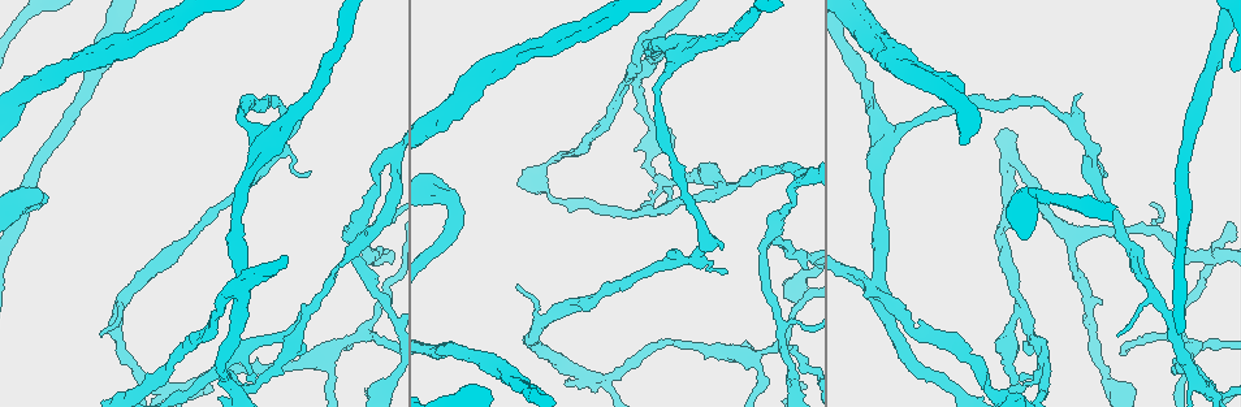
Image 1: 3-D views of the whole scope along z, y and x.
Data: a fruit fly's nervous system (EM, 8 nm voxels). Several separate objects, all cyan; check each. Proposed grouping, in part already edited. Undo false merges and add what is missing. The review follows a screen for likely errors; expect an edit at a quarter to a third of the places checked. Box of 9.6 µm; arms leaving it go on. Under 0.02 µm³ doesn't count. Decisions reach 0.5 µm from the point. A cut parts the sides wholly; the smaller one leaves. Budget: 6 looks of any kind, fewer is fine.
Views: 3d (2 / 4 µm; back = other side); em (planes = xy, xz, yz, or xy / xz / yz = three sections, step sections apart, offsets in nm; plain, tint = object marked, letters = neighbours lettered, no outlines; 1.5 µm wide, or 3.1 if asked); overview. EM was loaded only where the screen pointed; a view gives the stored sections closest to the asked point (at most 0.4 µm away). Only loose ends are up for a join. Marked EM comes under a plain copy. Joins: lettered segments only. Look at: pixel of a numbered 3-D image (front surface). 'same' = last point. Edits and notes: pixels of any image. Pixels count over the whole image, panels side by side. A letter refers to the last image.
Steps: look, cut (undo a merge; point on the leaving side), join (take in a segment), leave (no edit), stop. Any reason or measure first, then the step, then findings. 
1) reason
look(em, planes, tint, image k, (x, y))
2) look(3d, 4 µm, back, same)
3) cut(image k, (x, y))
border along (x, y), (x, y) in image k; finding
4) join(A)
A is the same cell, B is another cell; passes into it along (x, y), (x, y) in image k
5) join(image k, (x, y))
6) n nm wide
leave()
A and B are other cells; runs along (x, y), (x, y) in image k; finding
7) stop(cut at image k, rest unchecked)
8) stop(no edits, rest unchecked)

side arm on a straight run
look(em, planes, tint, image 1, (1046, 372))

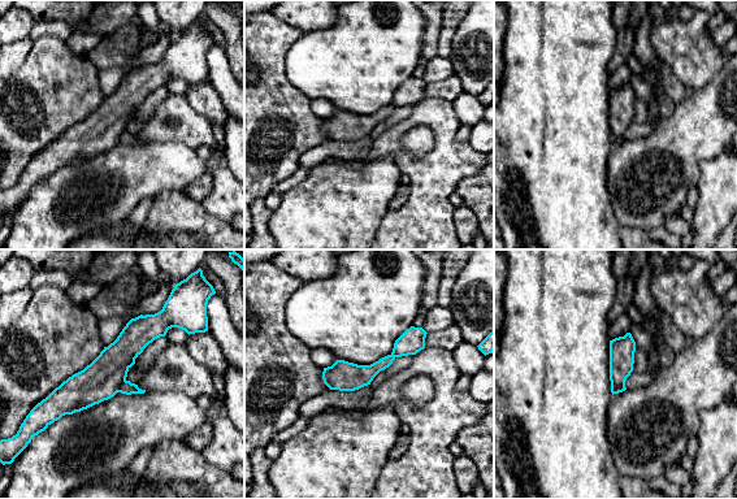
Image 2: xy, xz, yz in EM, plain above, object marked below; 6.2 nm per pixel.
look(em, planes, letters, same)

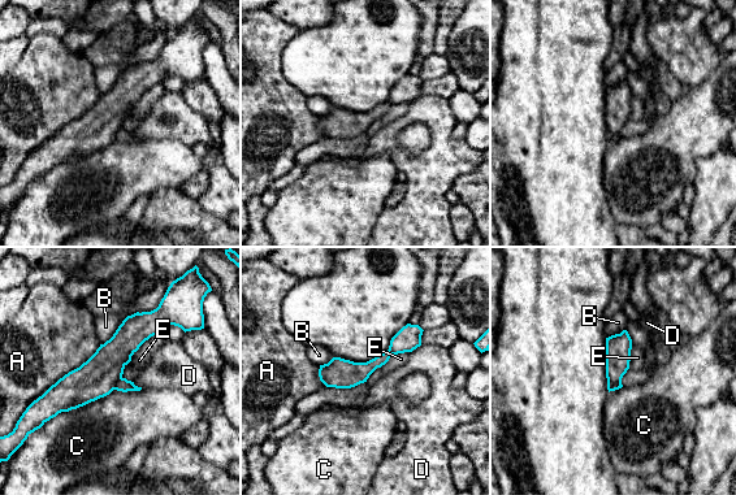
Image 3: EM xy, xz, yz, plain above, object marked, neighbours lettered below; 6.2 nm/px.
160 nm wide; C touches over 750 nm
cut(image 3, (95, 378))
A, B, C, D and E are other cells; a second neuron is stuck on

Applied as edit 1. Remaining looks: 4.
an open end
look(em, planes, letters, image 1, (101, 334))

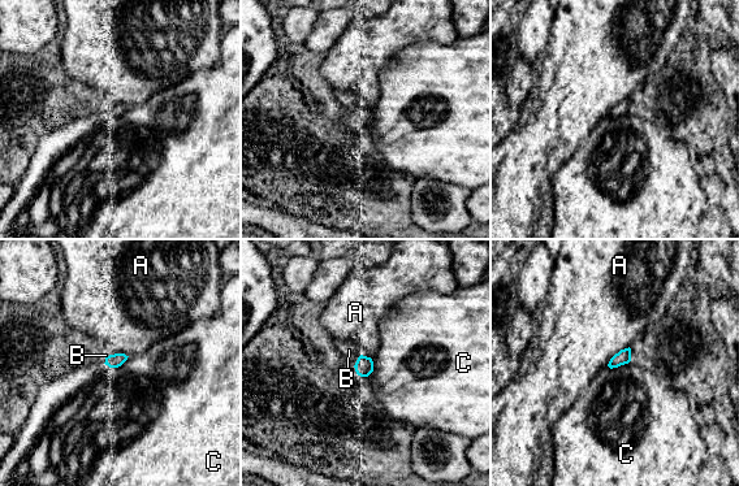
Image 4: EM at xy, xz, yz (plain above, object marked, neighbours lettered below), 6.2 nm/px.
90 nm wide
join(B)
B is the same cell, A and C are other cells; the neuron continues

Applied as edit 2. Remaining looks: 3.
redraw
look(overview)

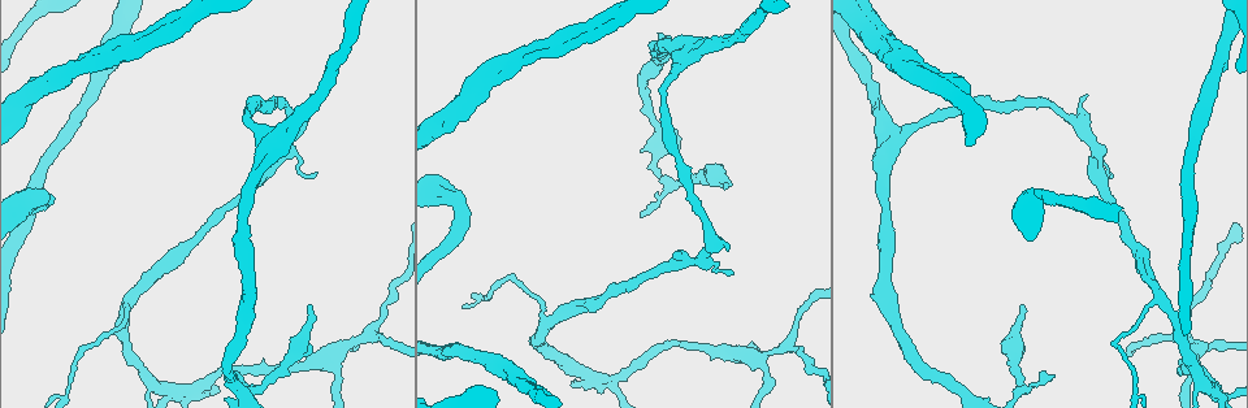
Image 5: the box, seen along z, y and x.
look(em, xy, step 4, letters, image 5, (918, 54))

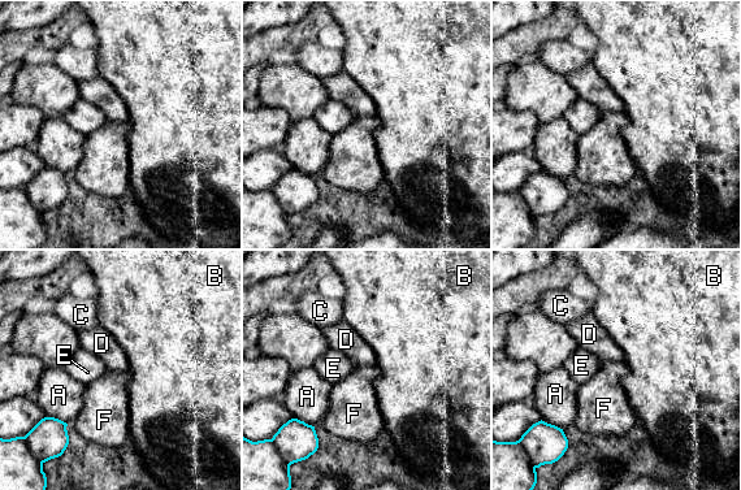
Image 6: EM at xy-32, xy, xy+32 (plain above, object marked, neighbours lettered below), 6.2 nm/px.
look(em, planes, letters, same)

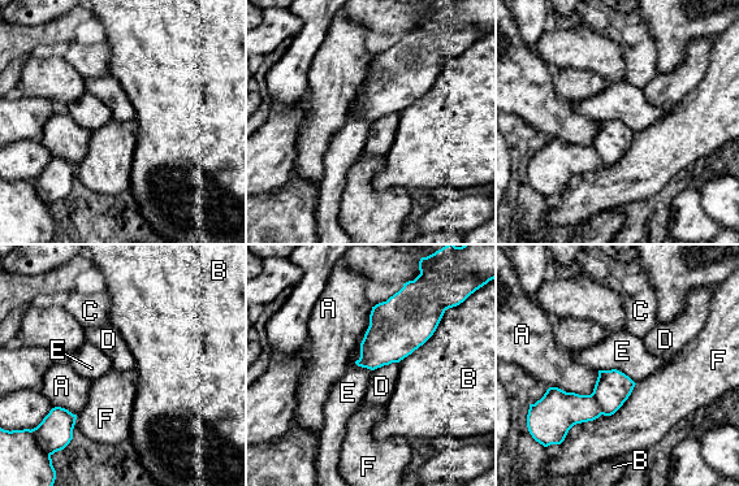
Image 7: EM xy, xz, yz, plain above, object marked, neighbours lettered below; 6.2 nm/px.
220 nm wide
leave()
A, B, C, D, E and F are other cells; border along (370, 321), (355, 363), (372, 370) in image 7; none of them fits

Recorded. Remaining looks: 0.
stop(cut at image 3, join at image 4, rest unchecked)

